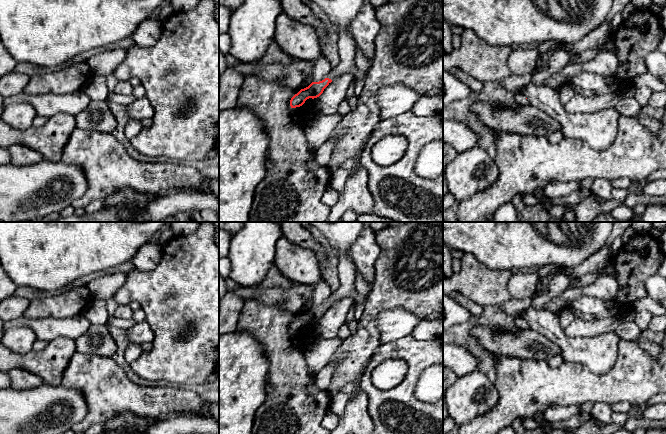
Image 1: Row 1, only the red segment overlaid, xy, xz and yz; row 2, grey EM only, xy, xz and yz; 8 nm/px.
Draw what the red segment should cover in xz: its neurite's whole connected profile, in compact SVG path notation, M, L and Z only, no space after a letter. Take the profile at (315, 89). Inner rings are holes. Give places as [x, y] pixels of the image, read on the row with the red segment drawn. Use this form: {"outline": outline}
{"outline": "M312 0L325 12L329 21L338 27L339 64L331 70L328 77L319 82L312 82L301 89L290 100L291 108L302 106L309 98L319 97L324 89L339 76L351 72L356 80L355 96L359 99L365 85L366 76L355 65L355 46L349 31L350 21L361 9L364 0Z"}

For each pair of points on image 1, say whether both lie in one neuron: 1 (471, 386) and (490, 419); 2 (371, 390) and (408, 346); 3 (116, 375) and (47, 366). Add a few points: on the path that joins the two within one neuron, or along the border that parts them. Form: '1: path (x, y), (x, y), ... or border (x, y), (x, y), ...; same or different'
1: border (498, 392), (498, 401), (489, 410), (465, 423); different
2: path (389, 395), (395, 395), (411, 379), (413, 364); same
3: border (76, 352), (65, 369), (60, 384); different

